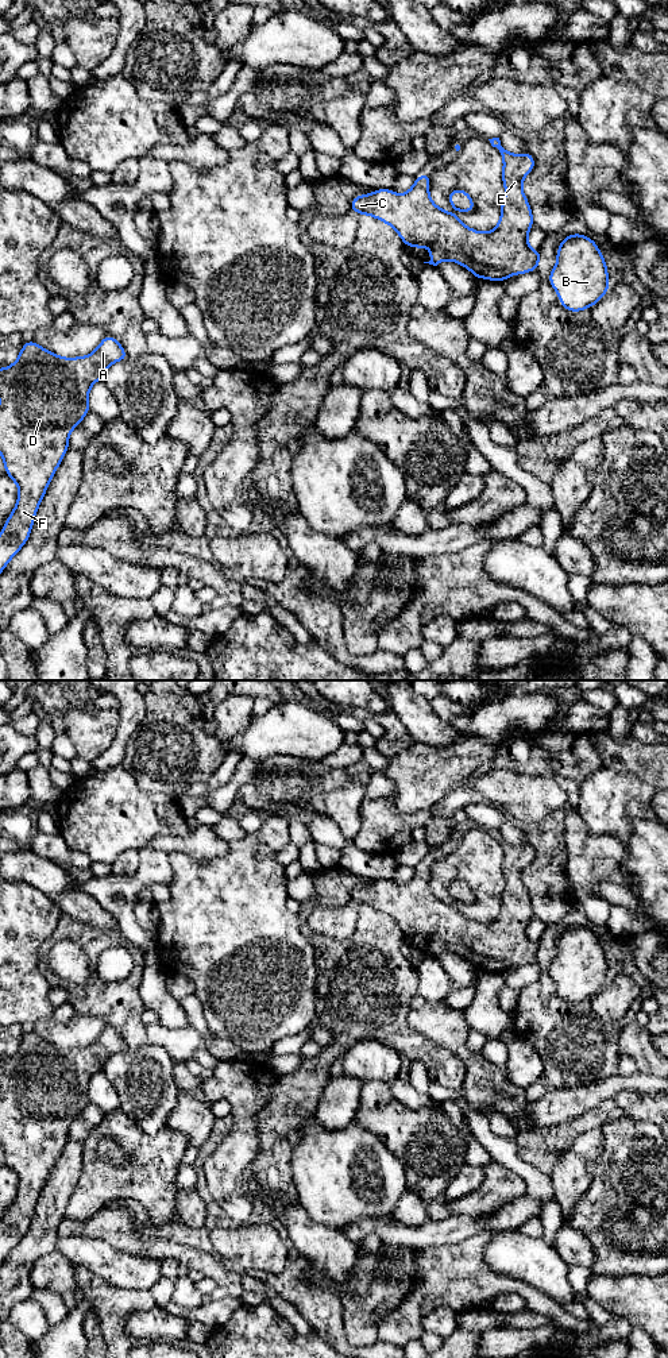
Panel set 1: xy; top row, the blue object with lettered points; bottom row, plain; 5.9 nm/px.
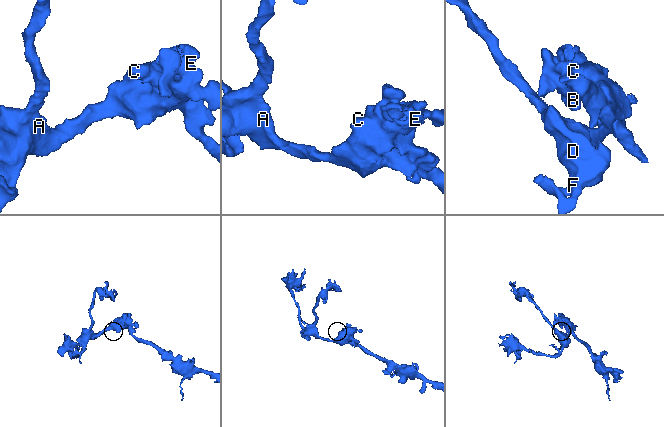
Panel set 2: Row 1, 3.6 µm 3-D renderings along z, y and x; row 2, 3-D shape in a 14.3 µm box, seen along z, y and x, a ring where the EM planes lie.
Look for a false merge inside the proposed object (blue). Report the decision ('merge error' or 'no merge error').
no merge error

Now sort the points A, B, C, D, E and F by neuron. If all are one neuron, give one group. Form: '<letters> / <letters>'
A B C D E F

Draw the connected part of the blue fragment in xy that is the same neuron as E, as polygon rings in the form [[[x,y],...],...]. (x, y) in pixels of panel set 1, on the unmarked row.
[[[499,829],[489,830],[503,849],[502,872],[506,886],[501,896],[501,911],[490,923],[468,919],[453,906],[440,900],[429,887],[429,871],[432,865],[422,864],[414,871],[410,881],[397,886],[391,880],[378,880],[371,886],[359,886],[350,894],[350,900],[368,906],[391,917],[405,937],[430,940],[430,952],[424,953],[437,957],[443,952],[452,952],[467,958],[478,971],[505,972],[514,965],[525,965],[538,960],[540,941],[528,935],[528,926],[533,917],[533,906],[529,892],[522,883],[522,871],[533,861],[536,853],[526,842],[520,846],[509,844]]]

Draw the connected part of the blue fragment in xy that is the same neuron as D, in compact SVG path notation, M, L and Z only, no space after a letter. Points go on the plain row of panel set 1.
M105 1026L92 1045L78 1049L62 1049L32 1031L23 1034L13 1056L0 1060L0 1145L5 1166L19 1178L16 1197L0 1223L0 1265L30 1228L36 1201L69 1139L69 1126L90 1103L90 1079L103 1072L112 1054L127 1049L111 1026Z

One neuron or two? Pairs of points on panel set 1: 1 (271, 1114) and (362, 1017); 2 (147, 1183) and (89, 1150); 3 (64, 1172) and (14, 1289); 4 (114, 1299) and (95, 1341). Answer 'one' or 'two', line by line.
1: one
2: one
3: one
4: two

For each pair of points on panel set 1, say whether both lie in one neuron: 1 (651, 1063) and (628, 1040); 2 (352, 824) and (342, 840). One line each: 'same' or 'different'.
1: same
2: different

